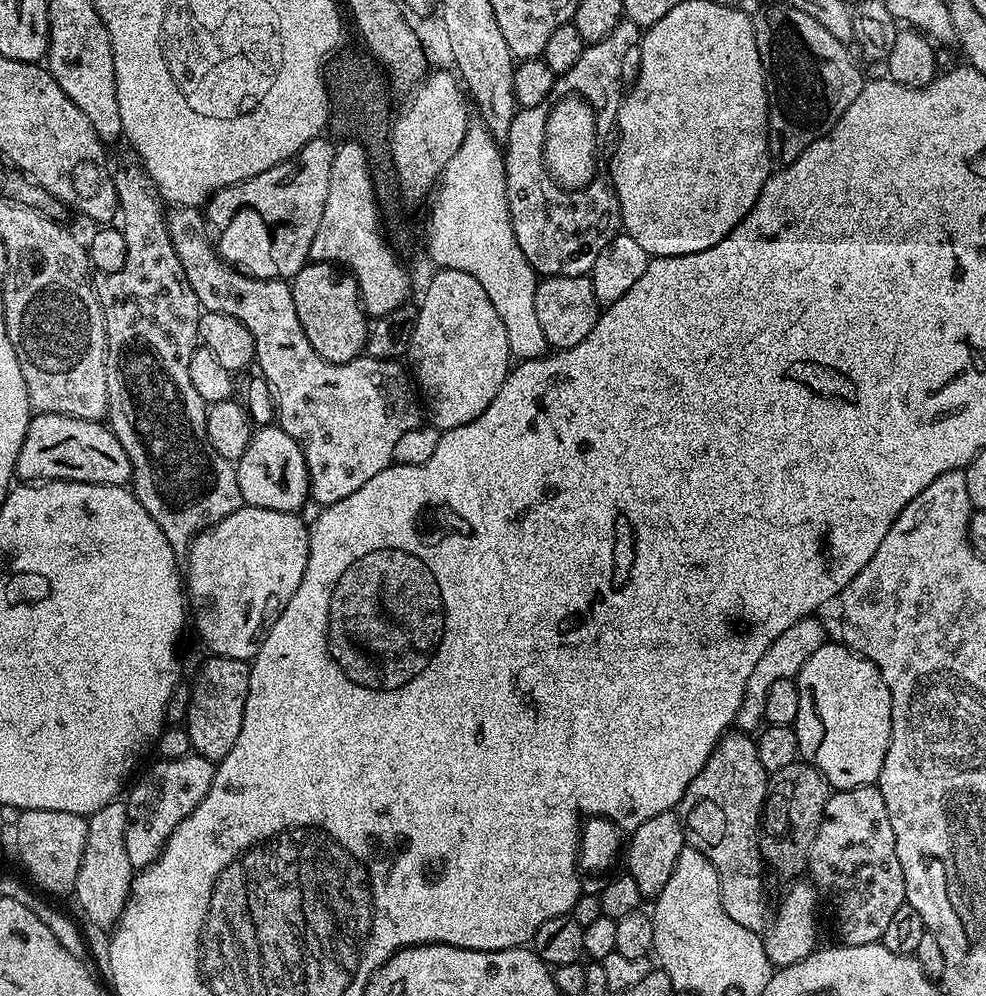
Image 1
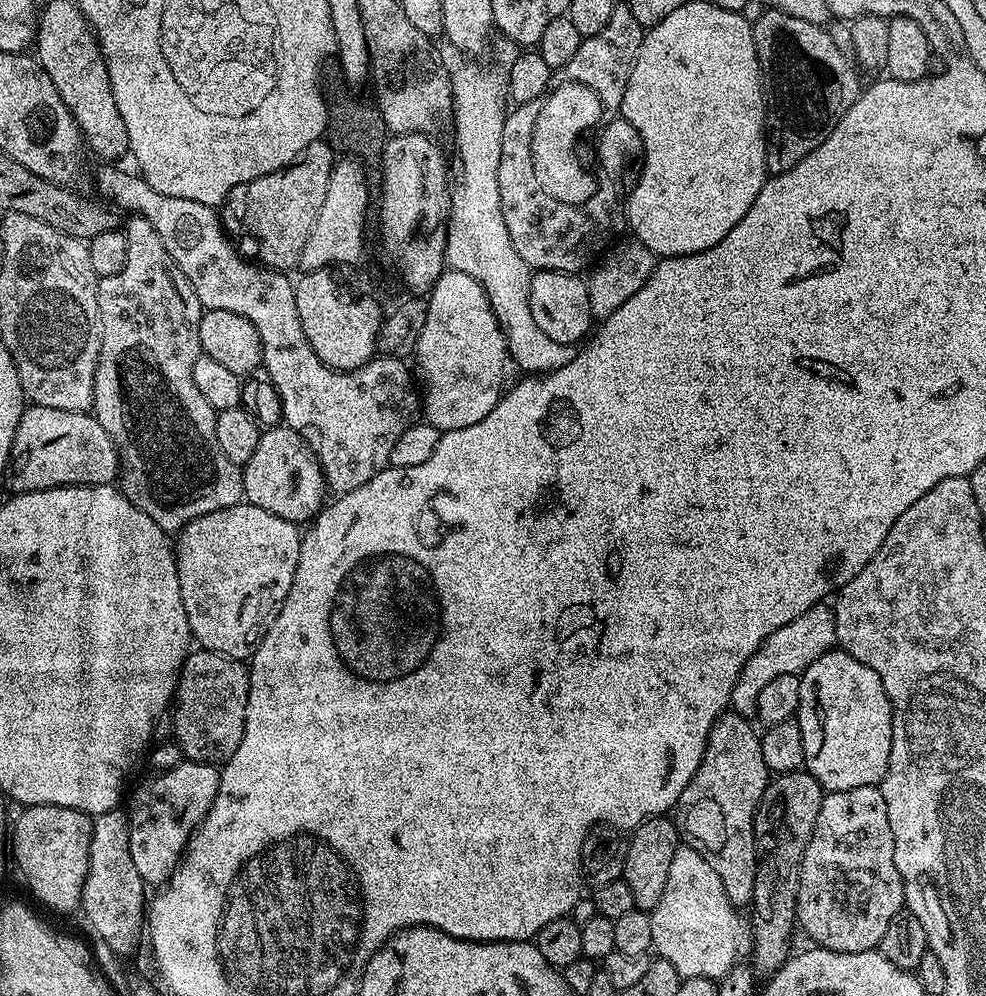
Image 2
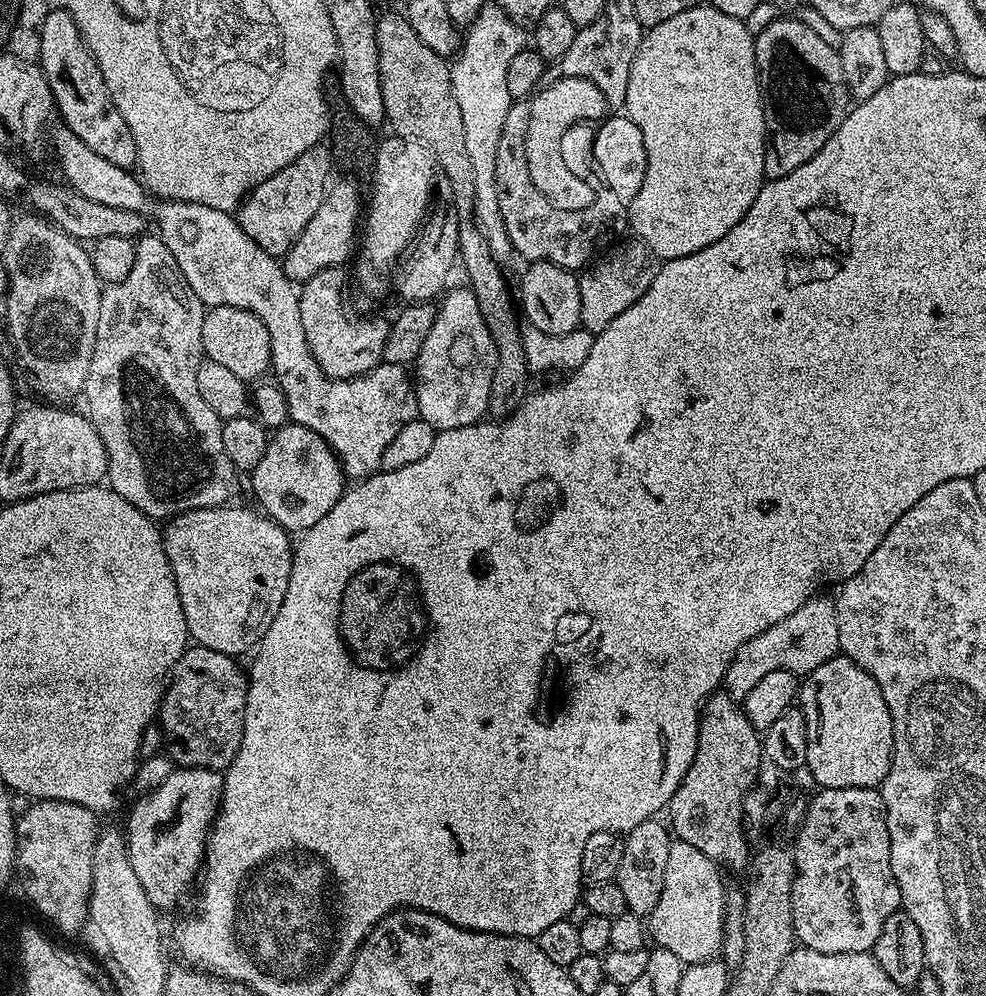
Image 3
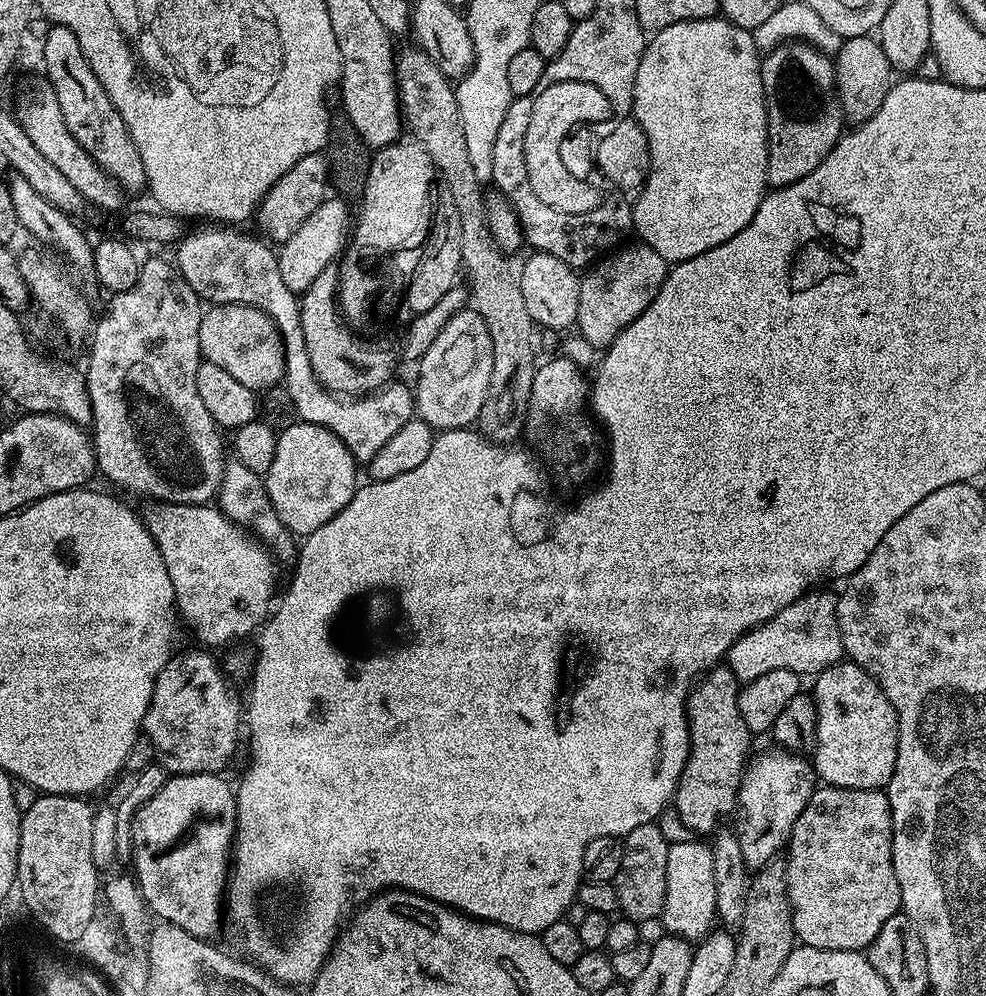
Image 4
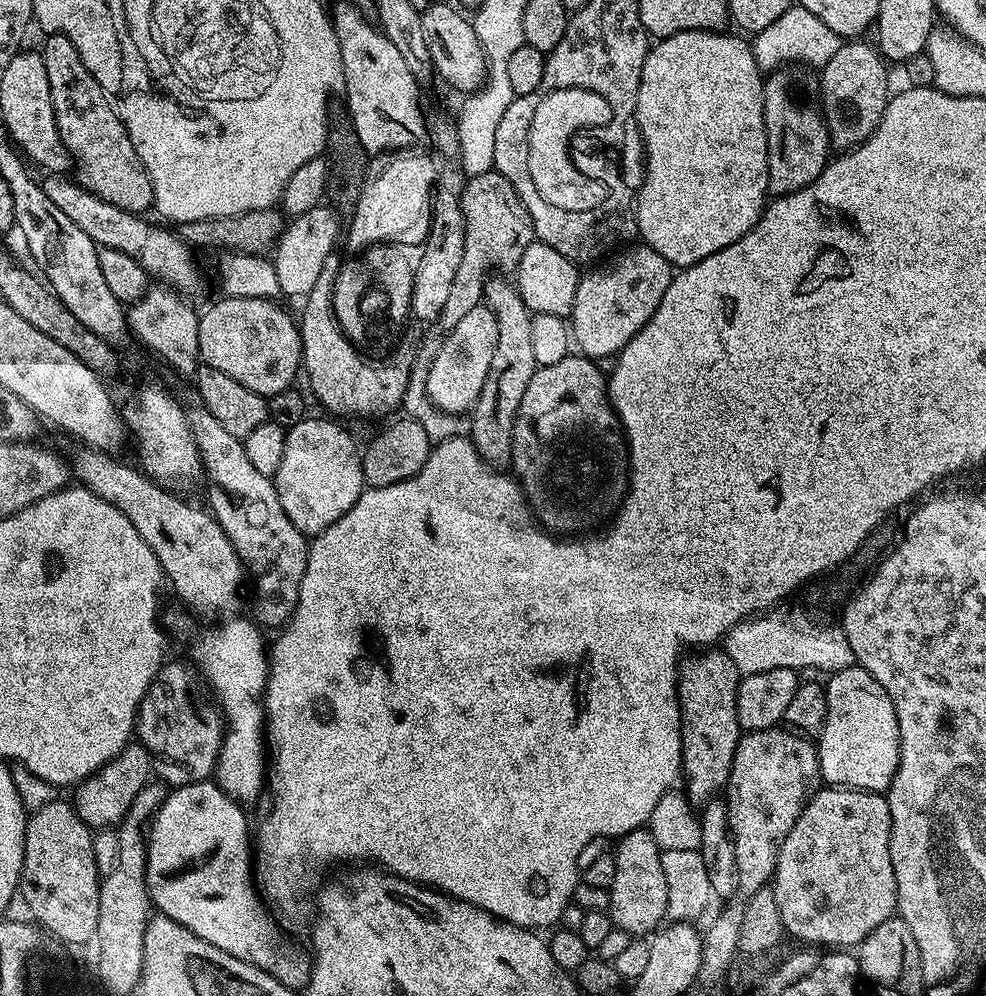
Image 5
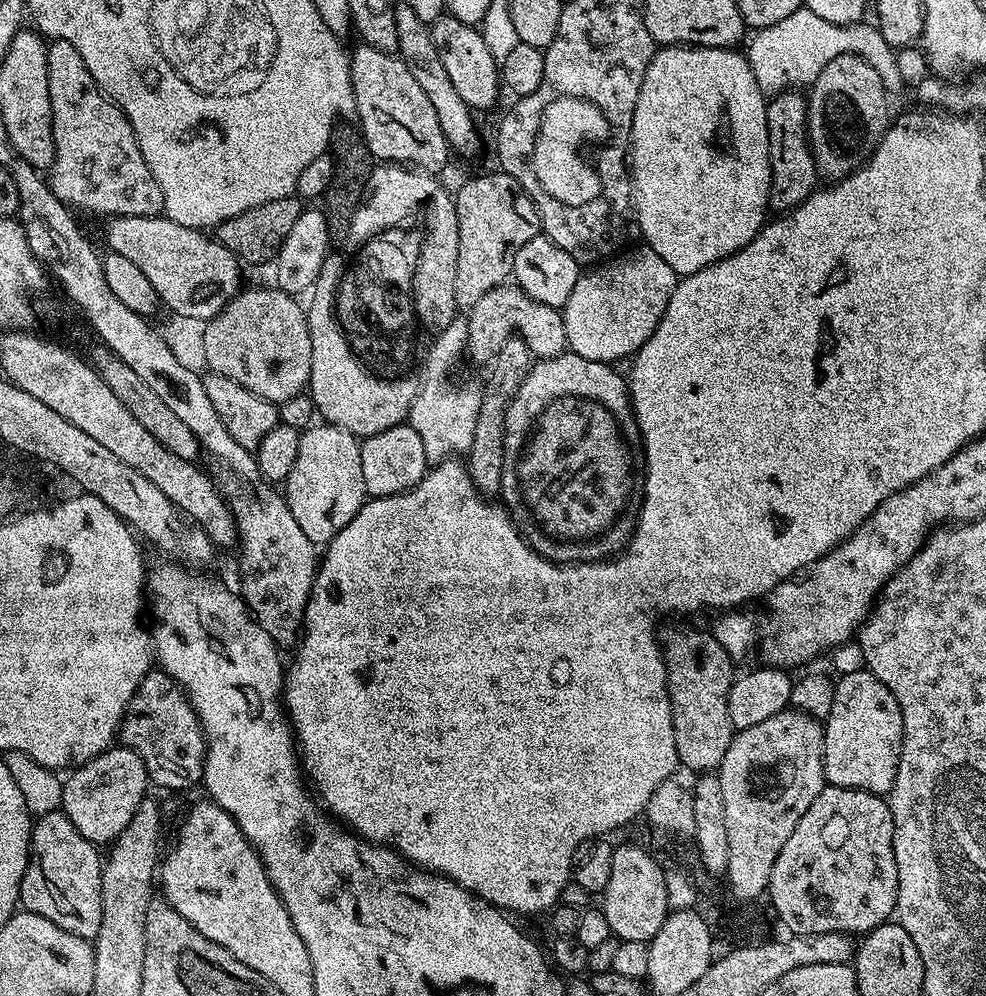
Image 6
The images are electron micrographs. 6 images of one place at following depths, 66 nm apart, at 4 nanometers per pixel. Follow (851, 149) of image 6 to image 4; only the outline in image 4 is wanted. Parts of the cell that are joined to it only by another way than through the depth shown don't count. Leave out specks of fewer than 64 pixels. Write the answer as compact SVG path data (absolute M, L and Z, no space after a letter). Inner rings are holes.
M869 34L860 37L850 37L841 43L834 53L836 70L836 98L840 109L849 125L864 124L882 106L888 89L894 83L894 69L886 58L886 50L882 50L879 39Z

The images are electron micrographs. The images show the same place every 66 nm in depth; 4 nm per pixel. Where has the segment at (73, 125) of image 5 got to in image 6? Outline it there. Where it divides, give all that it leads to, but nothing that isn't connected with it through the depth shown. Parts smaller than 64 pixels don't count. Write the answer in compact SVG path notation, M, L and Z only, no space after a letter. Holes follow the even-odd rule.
M53 40L48 44L46 54L48 71L48 89L52 103L52 133L54 134L54 162L50 169L52 192L58 199L73 209L81 208L84 212L97 212L103 218L113 216L154 216L163 209L162 190L138 150L134 130L124 116L124 112L113 104L99 88L96 87L82 54L65 40Z

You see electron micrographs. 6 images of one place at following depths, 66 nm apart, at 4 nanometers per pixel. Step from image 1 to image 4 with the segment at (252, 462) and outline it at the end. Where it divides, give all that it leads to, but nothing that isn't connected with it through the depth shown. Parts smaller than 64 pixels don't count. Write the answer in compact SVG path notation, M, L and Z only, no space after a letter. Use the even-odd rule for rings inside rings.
M297 422L279 429L274 458L263 473L264 489L278 518L297 537L309 536L318 526L326 526L334 514L348 505L356 493L358 461L330 430L317 424Z

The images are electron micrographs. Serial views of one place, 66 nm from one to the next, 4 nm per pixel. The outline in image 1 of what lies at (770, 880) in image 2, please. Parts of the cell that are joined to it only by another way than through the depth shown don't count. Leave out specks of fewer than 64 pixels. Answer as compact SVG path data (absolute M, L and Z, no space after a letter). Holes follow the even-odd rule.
M797 762L790 766L782 766L782 770L771 773L768 796L764 800L764 810L760 817L760 854L771 871L773 868L780 876L796 876L807 869L808 855L814 846L814 838L818 838L818 826L822 826L829 795L828 781L812 764Z

